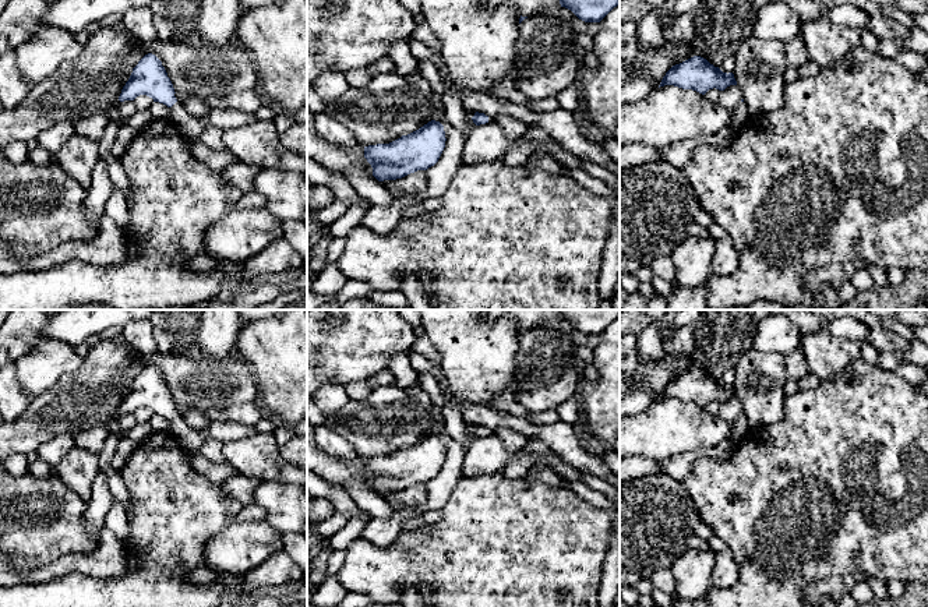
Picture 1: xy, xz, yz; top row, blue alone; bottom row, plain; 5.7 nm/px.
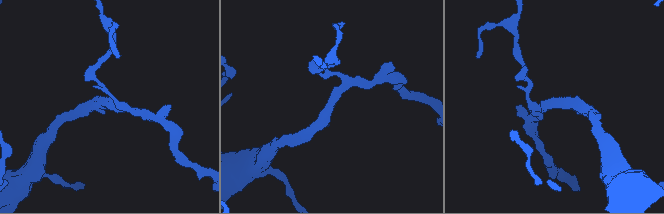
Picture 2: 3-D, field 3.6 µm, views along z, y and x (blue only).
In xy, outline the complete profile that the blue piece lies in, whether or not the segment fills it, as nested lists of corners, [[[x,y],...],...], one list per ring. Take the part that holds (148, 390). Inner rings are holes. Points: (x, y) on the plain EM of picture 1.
[[[148,366],[133,381],[119,413],[134,413],[140,407],[147,407],[154,414],[166,417],[172,426],[170,433],[188,451],[198,451],[209,438],[226,444],[258,433],[254,426],[244,426],[236,421],[212,421],[205,430],[195,431],[184,423],[183,416],[176,412],[174,406],[173,396],[162,374],[155,367]]]

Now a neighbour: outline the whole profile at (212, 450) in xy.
[[[215,438],[204,441],[200,447],[200,454],[214,463],[225,462],[223,444]]]

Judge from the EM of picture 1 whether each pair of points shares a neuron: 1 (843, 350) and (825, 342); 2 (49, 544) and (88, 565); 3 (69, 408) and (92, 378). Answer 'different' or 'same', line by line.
1: same
2: different
3: same

